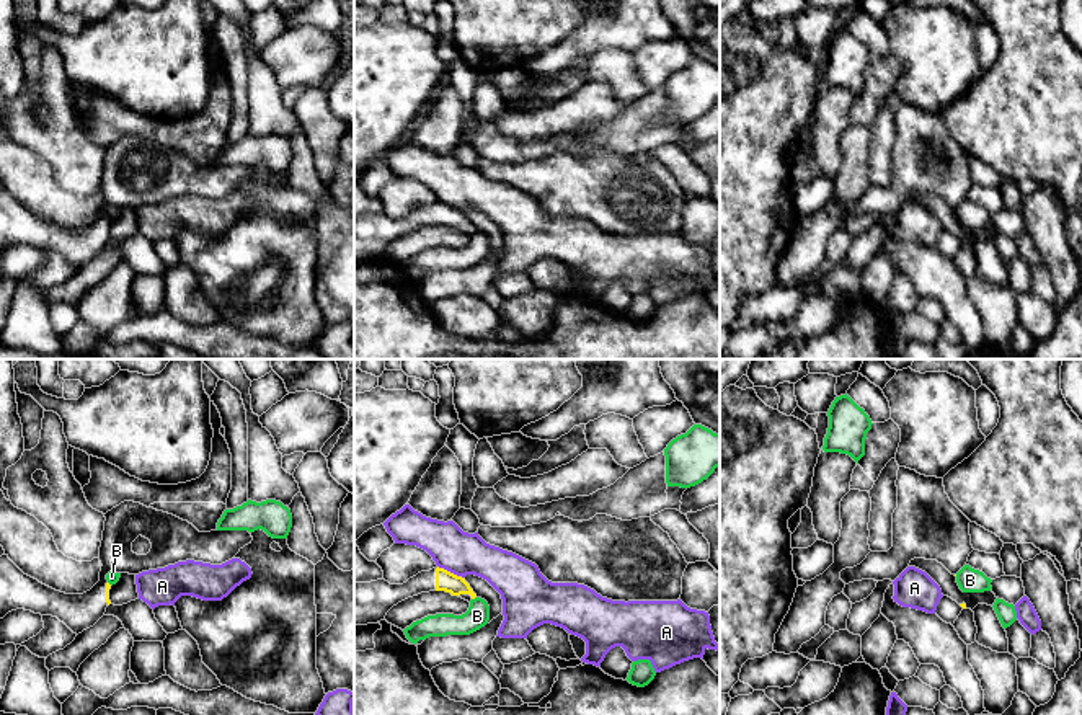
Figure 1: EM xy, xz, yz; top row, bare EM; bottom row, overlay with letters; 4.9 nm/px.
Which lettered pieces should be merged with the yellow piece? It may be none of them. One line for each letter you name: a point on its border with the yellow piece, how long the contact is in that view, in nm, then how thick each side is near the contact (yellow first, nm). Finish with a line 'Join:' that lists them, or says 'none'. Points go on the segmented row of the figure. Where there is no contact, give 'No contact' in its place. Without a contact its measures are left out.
Join: none

